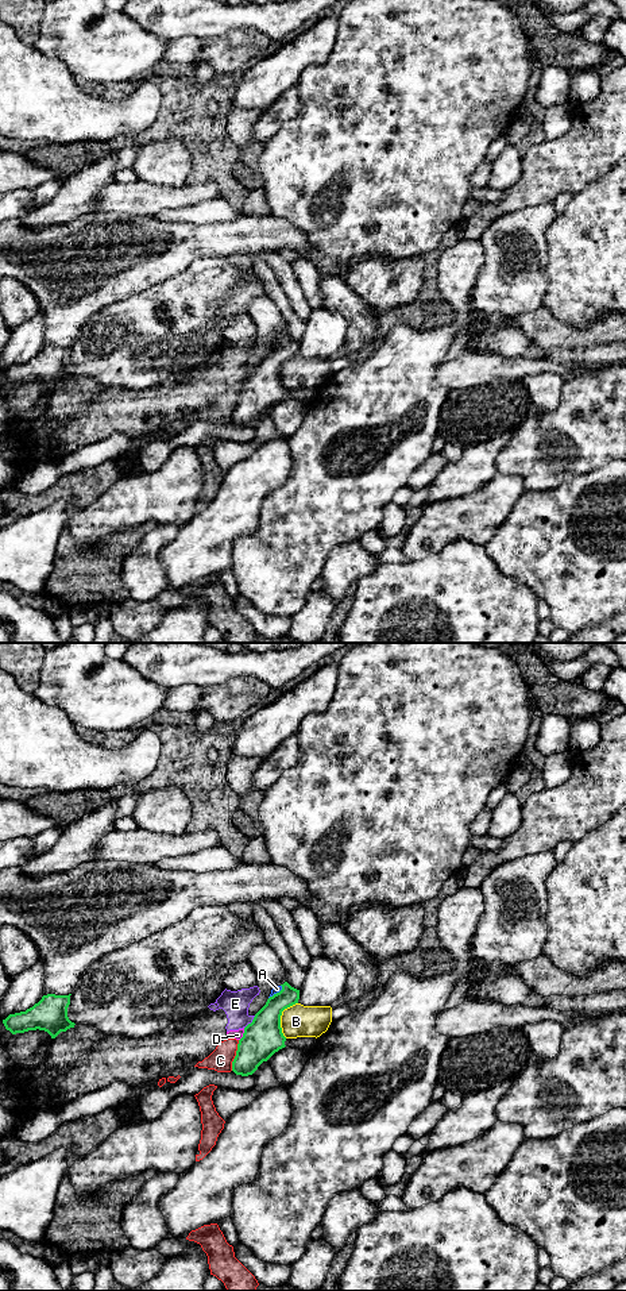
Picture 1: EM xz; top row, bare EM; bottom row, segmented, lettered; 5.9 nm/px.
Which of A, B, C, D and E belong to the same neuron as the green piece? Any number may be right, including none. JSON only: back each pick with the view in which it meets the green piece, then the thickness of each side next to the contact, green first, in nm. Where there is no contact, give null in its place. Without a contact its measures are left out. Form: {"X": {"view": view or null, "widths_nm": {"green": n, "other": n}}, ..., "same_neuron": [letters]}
{"same_neuron": []}

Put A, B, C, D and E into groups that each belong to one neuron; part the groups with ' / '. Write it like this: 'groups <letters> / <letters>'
groups A C D E / B

